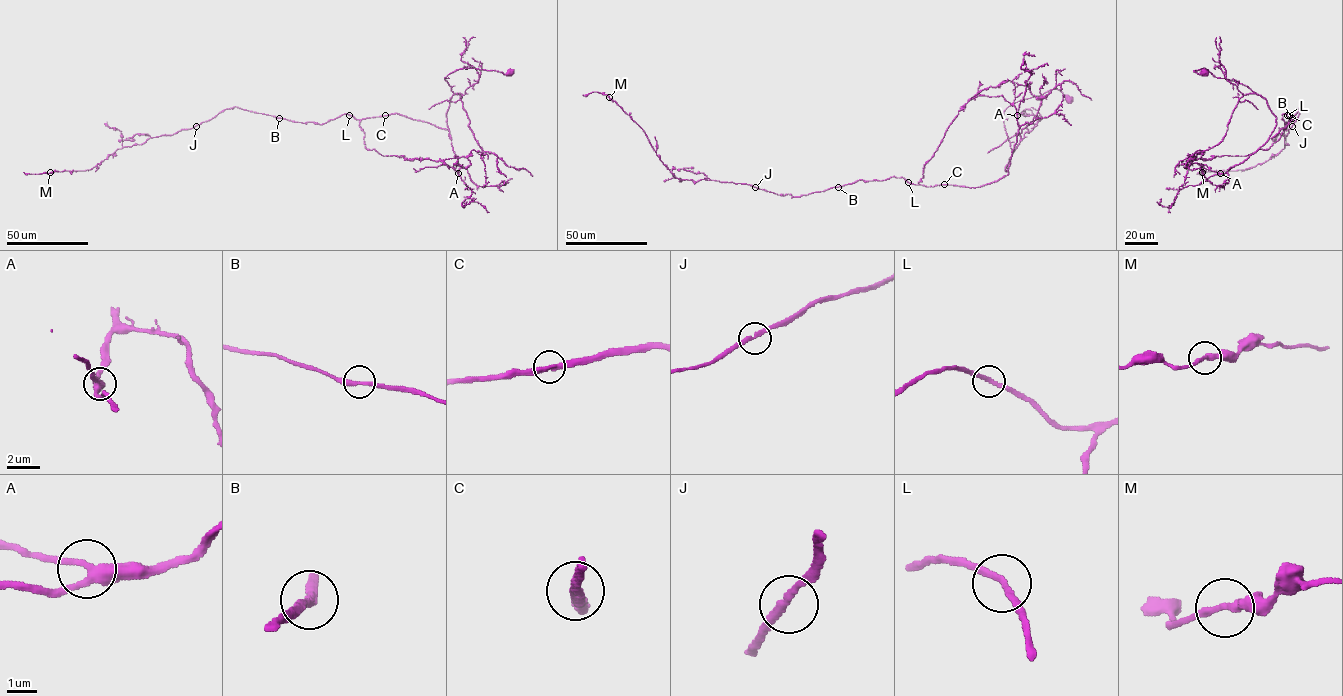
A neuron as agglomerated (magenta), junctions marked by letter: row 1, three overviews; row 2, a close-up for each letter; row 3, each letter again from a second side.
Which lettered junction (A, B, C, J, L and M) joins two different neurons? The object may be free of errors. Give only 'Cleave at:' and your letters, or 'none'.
Cleave at: none

